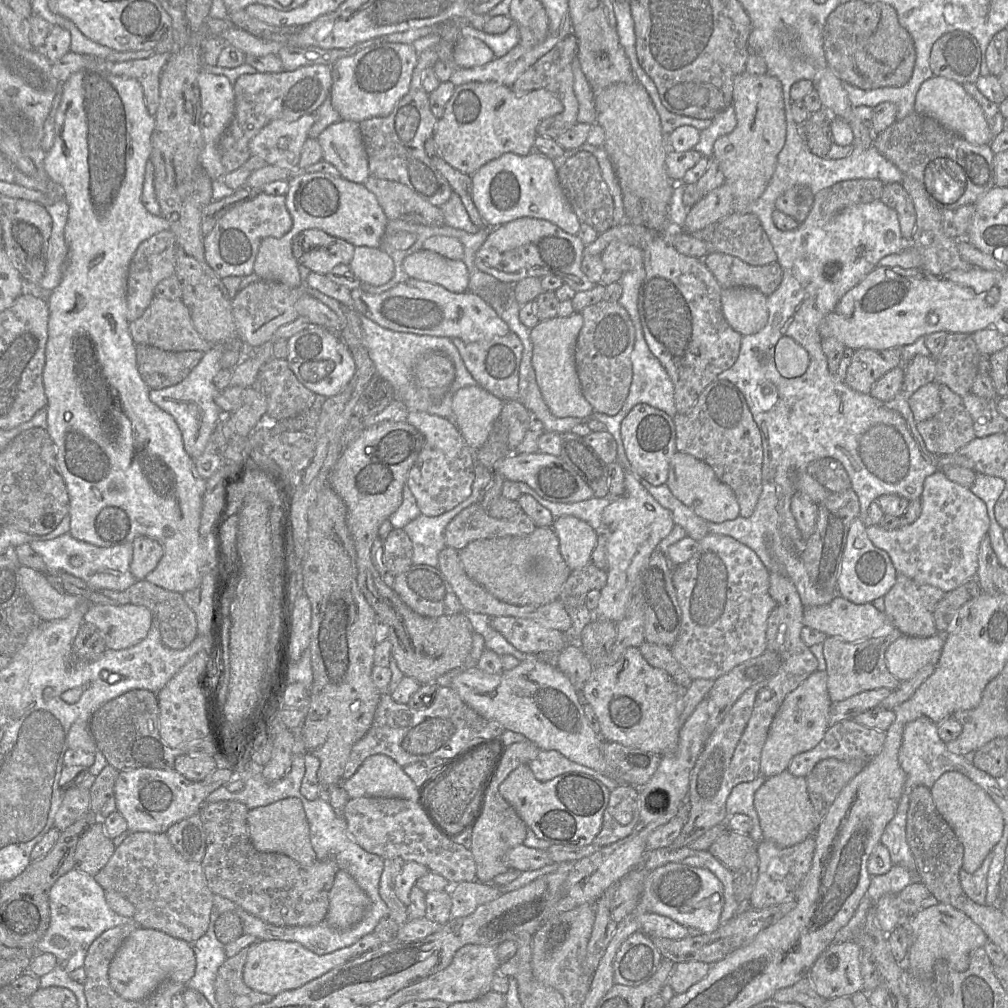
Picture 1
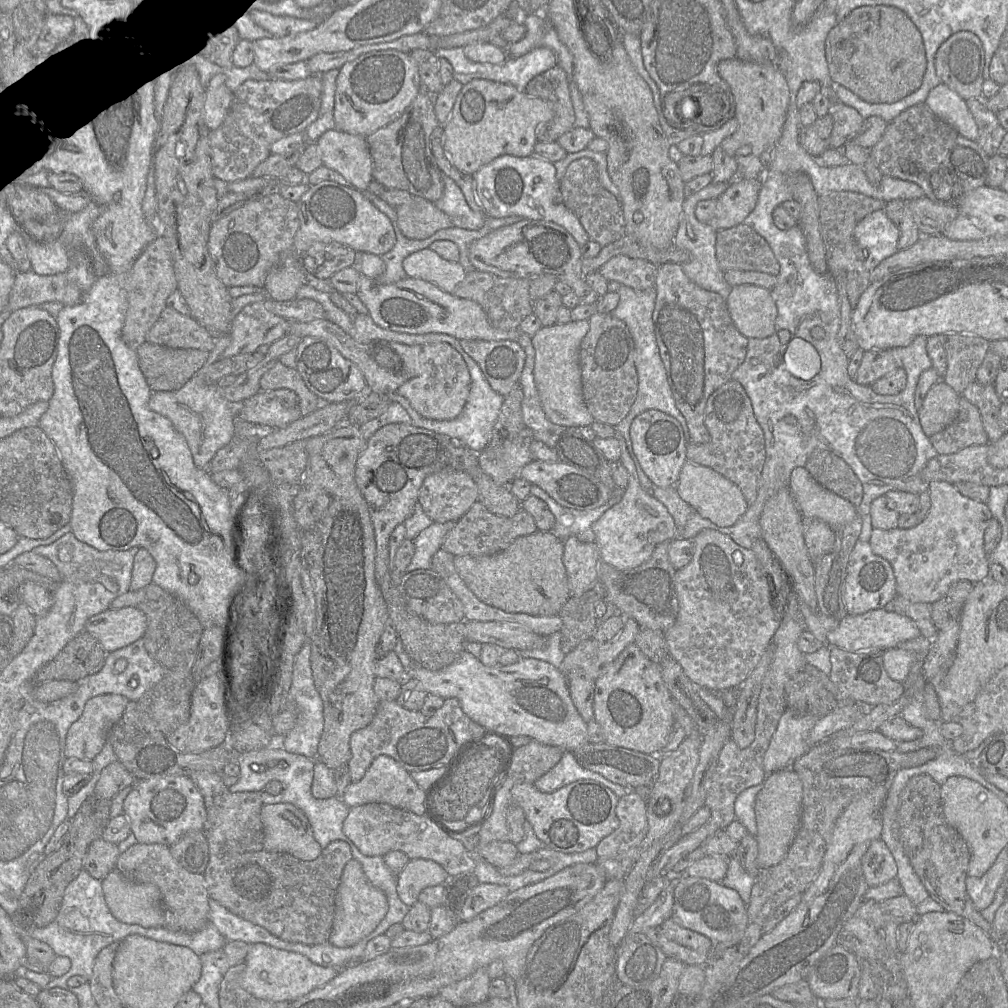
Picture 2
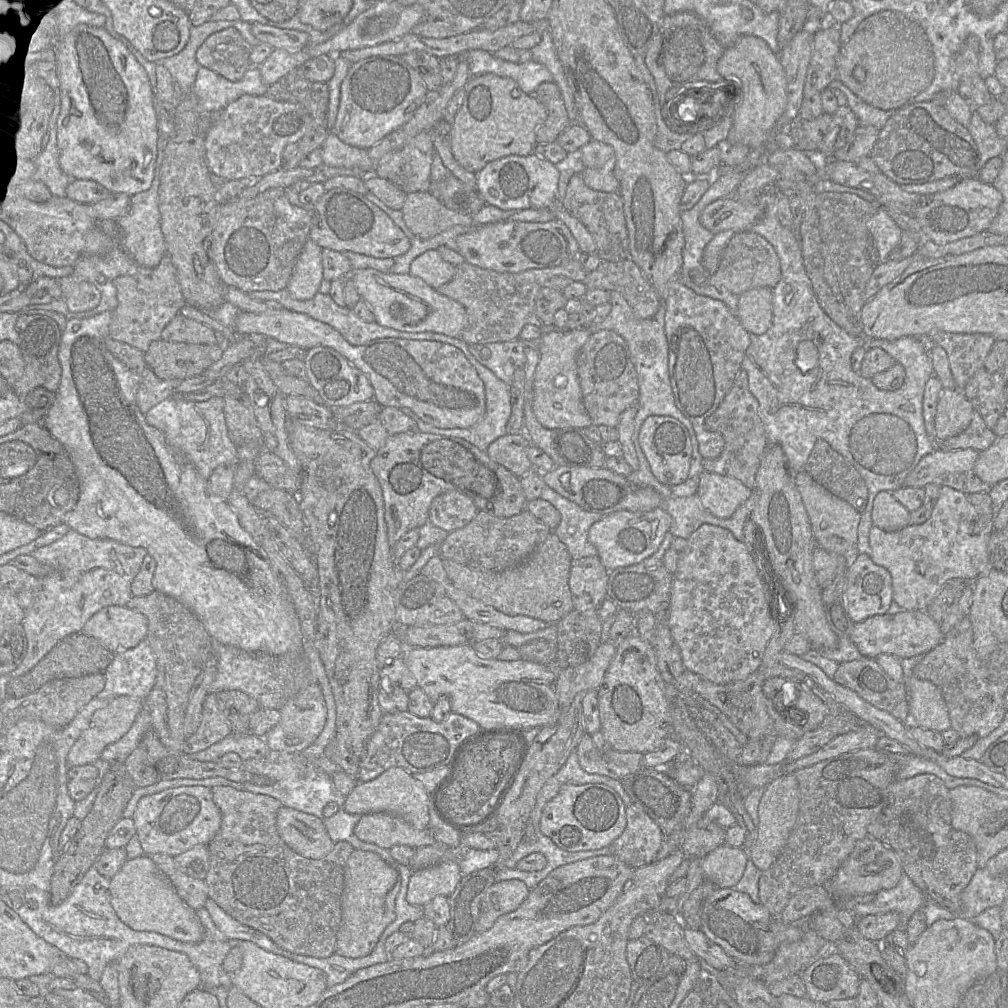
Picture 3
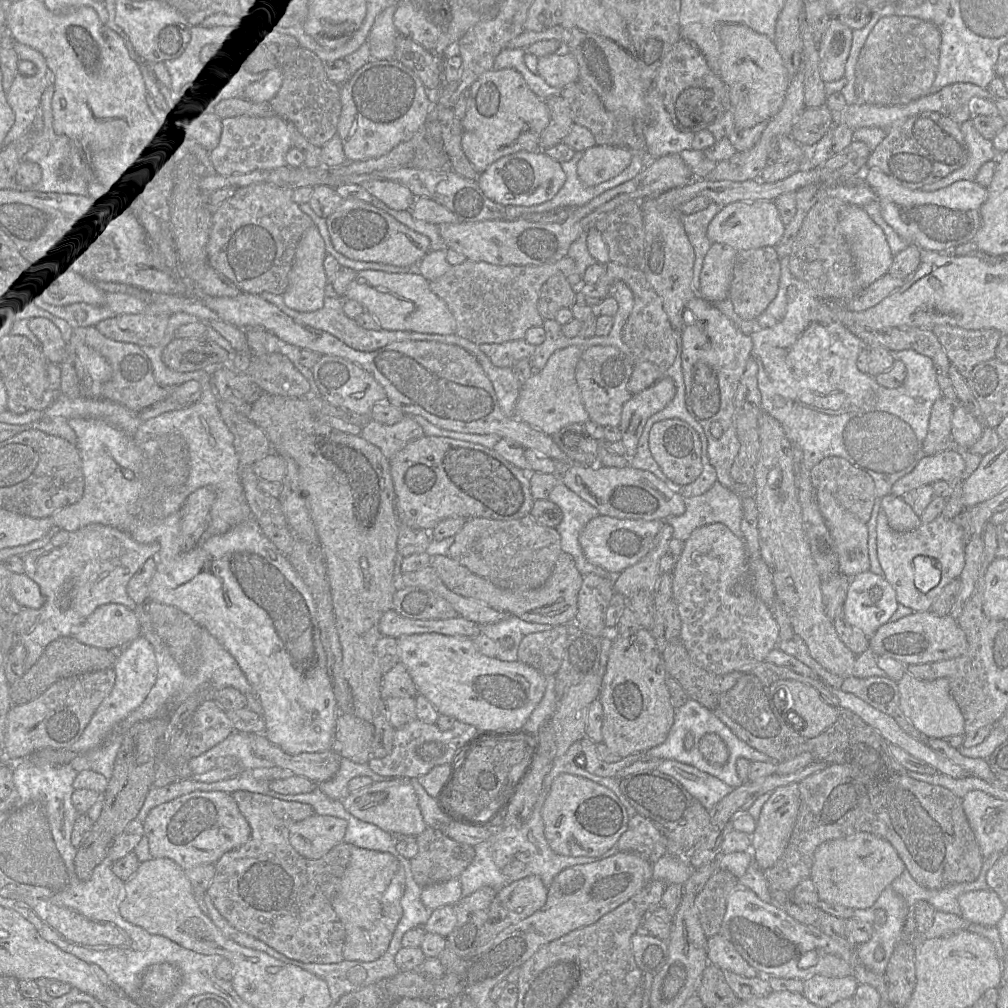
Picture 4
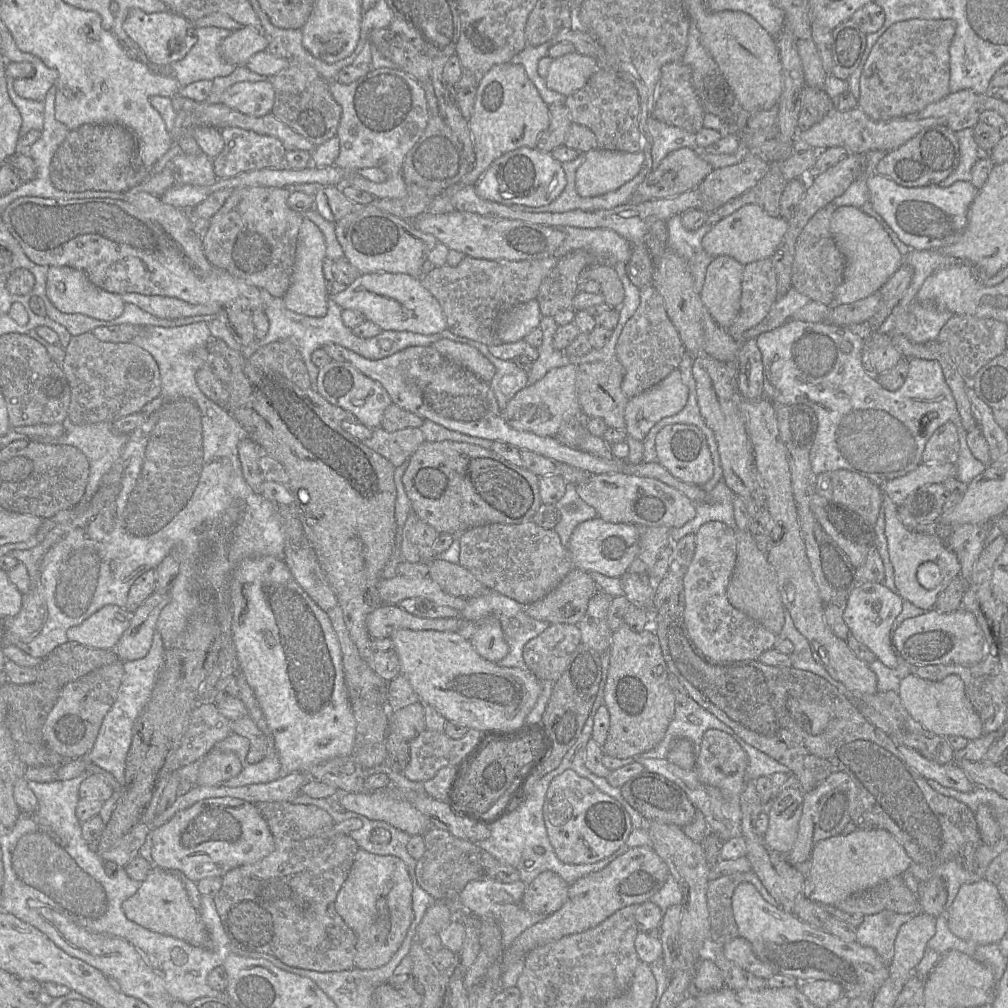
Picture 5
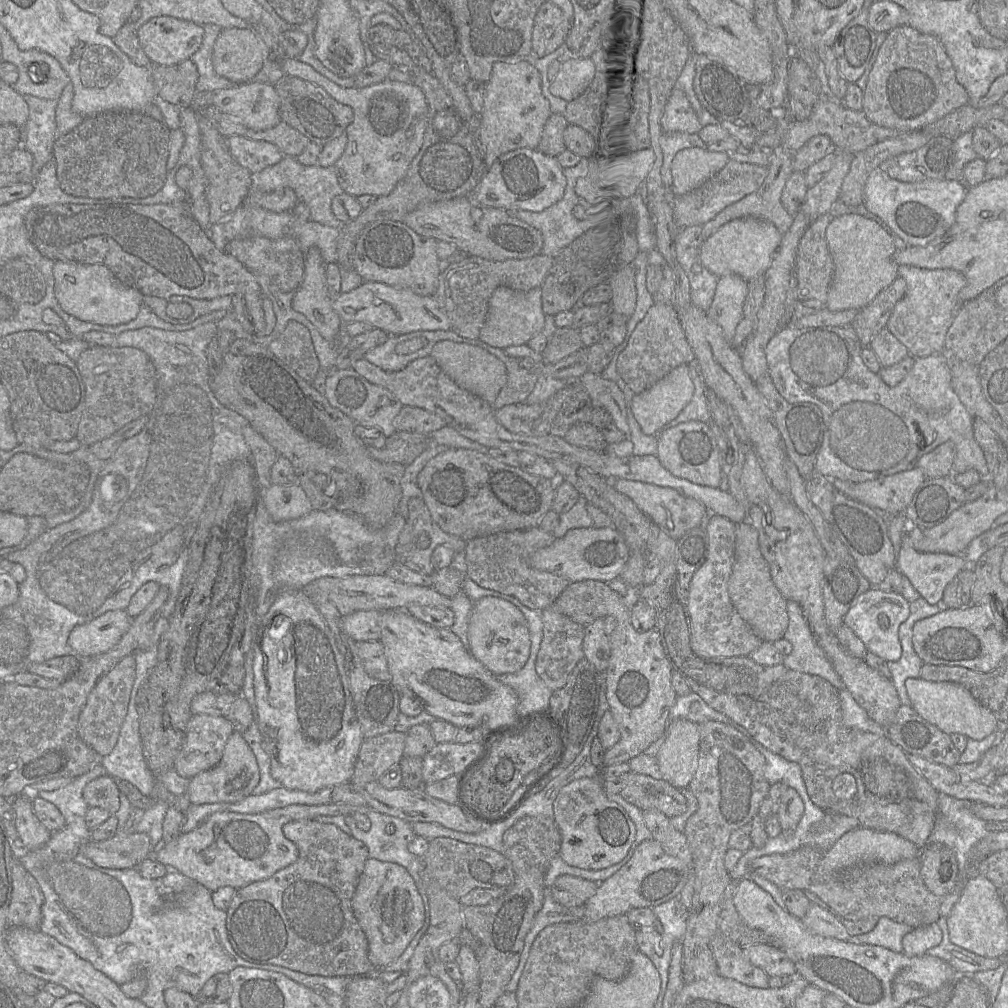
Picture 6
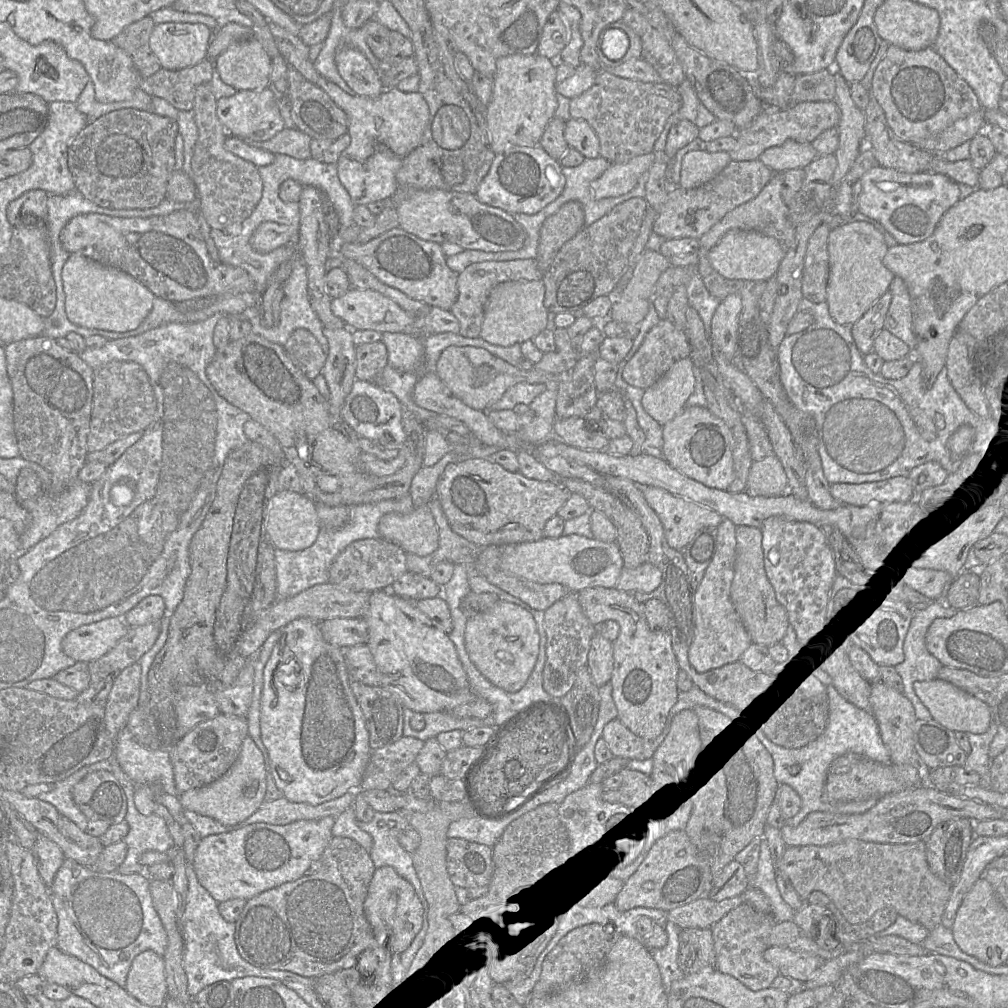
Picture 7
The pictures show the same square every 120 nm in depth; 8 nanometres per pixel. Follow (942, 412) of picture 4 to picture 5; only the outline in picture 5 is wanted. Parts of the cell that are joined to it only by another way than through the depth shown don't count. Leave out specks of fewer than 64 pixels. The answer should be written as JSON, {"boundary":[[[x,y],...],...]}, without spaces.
{"boundary":[[[947,422],[938,427],[927,441],[922,454],[922,462],[956,464],[959,449],[957,426],[952,422]]]}

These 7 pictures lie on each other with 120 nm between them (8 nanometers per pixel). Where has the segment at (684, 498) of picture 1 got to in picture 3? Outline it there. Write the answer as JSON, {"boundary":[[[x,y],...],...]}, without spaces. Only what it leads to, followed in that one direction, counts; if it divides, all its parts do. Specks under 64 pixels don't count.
{"boundary":[[[703,471],[696,495],[706,510],[718,518],[729,518],[752,494],[739,480]]]}

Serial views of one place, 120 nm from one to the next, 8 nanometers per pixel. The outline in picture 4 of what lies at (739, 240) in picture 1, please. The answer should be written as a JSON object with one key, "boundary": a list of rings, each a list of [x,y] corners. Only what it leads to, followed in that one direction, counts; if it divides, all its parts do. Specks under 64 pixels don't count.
{"boundary":[[[774,247],[737,251],[728,299],[735,313],[744,320],[756,320],[777,295],[780,280],[780,262]]]}

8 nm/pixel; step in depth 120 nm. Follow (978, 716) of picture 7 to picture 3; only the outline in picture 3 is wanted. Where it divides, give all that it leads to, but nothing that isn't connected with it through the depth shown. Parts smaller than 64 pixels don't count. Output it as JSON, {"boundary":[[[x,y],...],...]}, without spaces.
{"boundary":[[[915,676],[904,684],[910,719],[915,726],[940,733],[951,728],[947,705],[941,690],[935,684]]]}

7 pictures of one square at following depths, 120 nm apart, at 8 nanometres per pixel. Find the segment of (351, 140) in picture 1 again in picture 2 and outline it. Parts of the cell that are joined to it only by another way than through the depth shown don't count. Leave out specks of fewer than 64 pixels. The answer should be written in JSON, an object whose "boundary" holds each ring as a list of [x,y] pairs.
{"boundary":[[[330,129],[320,136],[317,146],[324,166],[341,174],[357,190],[368,190],[373,160],[364,136]]]}

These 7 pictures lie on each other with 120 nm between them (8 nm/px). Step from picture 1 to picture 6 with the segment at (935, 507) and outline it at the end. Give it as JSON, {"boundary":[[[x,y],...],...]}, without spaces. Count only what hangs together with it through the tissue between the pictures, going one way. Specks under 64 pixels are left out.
{"boundary":[[[904,534],[896,568],[908,578],[922,598],[934,605],[941,601],[945,587],[964,569],[964,557],[917,551],[910,546]]]}

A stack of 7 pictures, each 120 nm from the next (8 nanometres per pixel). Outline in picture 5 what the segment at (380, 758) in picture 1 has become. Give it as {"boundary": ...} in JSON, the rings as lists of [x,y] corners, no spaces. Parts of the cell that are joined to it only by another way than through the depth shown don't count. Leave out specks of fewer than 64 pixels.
{"boundary":[[[380,791],[345,793],[339,799],[346,811],[384,821],[412,836],[423,836],[431,827],[430,819],[405,801],[394,800]]]}

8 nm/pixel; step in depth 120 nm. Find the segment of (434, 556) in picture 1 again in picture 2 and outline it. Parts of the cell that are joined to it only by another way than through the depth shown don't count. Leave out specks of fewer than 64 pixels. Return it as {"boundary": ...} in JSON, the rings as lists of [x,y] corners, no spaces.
{"boundary":[[[433,522],[414,538],[415,552],[406,572],[417,569],[431,569],[433,555],[441,548],[444,538],[455,526],[456,522]]]}

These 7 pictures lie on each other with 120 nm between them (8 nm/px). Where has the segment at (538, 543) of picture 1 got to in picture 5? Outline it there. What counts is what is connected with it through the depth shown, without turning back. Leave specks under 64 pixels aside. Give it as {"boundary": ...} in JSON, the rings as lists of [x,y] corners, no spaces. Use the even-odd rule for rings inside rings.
{"boundary":[[[435,558],[429,564],[429,577],[440,588],[455,597],[469,599],[491,591],[459,564]],[[572,568],[559,585],[542,599],[526,606],[533,619],[549,624],[578,624],[598,586],[586,572]]]}

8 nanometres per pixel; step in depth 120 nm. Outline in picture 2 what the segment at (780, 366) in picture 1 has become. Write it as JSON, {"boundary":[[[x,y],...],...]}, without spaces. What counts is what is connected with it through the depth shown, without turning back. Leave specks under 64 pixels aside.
{"boundary":[[[793,338],[784,353],[787,371],[800,380],[810,380],[819,371],[821,360],[817,350],[809,342]]]}

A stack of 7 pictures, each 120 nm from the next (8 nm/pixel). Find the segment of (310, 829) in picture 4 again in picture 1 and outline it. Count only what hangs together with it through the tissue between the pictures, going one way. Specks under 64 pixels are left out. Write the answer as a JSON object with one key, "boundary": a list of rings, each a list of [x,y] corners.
{"boundary":[[[285,798],[249,810],[247,826],[250,840],[257,851],[282,853],[304,865],[311,865],[317,861],[310,841],[309,823],[302,802],[298,798]]]}

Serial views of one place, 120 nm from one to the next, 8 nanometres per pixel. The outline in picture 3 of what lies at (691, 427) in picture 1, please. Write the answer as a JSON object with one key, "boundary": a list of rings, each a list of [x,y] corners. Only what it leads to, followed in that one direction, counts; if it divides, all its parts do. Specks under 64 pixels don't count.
{"boundary":[[[744,370],[737,374],[733,386],[718,408],[706,419],[712,430],[720,433],[725,445],[722,453],[715,459],[702,460],[705,471],[730,476],[739,480],[750,490],[755,489],[755,478],[768,441],[762,421],[758,414],[758,401],[749,391],[748,376]]]}

